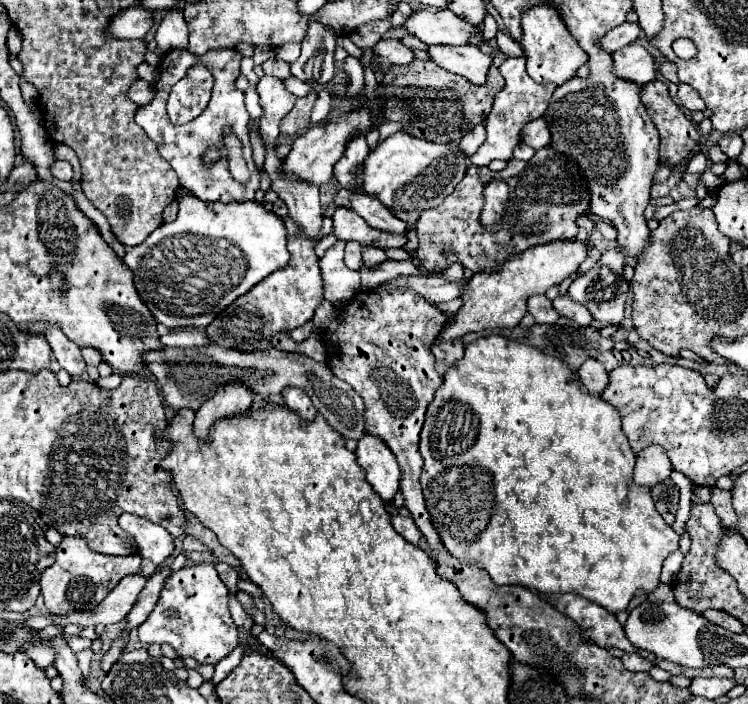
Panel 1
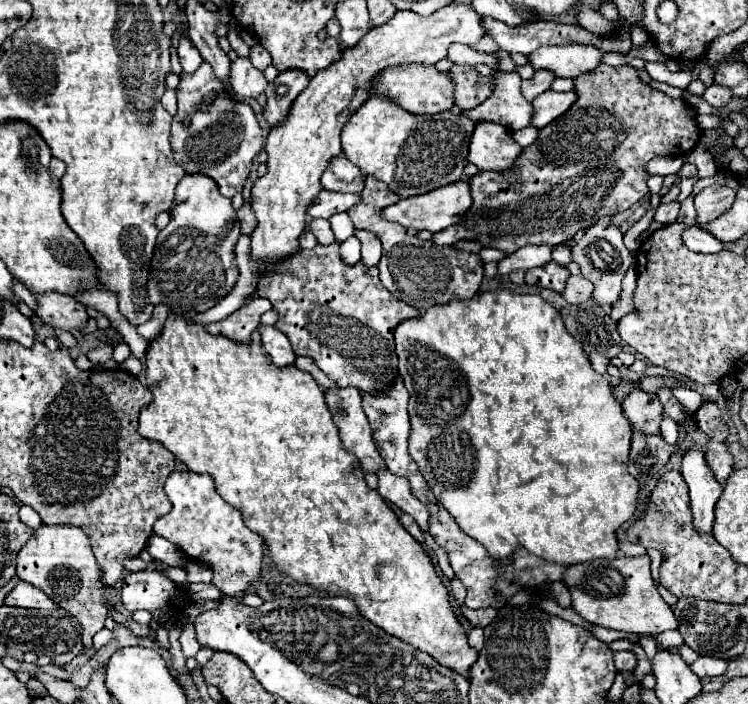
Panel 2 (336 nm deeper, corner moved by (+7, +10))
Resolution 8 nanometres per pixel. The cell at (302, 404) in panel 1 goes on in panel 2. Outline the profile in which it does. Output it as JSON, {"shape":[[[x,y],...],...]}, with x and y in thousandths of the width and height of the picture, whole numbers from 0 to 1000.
{"shape":[[[346,463],[346,474],[349,474],[352,491],[368,520],[378,523],[378,520],[386,520],[394,514],[394,503],[378,472],[373,472],[368,463]]]}

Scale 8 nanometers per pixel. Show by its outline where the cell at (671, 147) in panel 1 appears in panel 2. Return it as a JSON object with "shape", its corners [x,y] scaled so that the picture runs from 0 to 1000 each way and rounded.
{"shape":[[[798,94],[787,105],[777,105],[766,114],[774,134],[766,153],[721,185],[715,205],[702,210],[694,236],[678,244],[640,244],[627,256],[632,293],[622,304],[619,315],[603,321],[579,335],[579,344],[603,349],[611,341],[640,341],[646,349],[664,352],[675,361],[686,361],[705,347],[737,347],[745,349],[769,335],[771,327],[790,321],[801,310],[820,307],[844,295],[865,273],[862,233],[876,222],[916,222],[932,207],[934,179],[929,156],[910,139],[894,139],[892,134],[860,119],[852,99],[844,94]]]}

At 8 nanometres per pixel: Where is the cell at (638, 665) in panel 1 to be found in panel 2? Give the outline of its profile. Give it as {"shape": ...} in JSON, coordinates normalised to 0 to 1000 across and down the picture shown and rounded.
{"shape":[[[822,926],[822,949],[828,955],[846,952],[852,946],[852,935],[846,926]]]}

